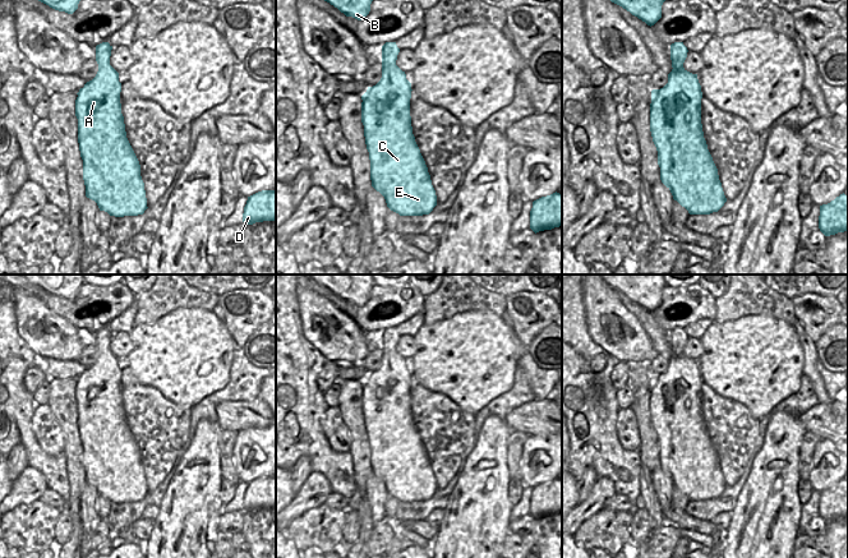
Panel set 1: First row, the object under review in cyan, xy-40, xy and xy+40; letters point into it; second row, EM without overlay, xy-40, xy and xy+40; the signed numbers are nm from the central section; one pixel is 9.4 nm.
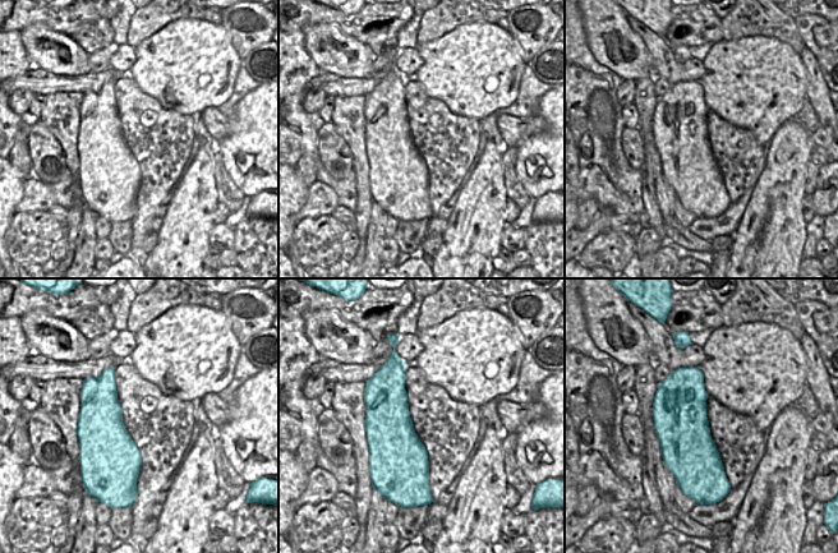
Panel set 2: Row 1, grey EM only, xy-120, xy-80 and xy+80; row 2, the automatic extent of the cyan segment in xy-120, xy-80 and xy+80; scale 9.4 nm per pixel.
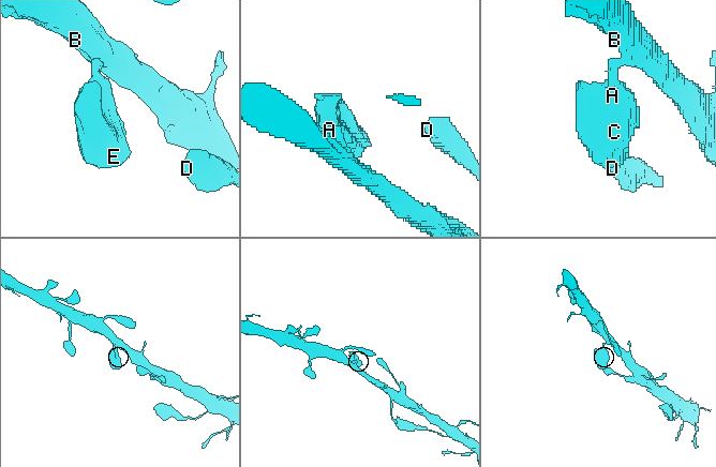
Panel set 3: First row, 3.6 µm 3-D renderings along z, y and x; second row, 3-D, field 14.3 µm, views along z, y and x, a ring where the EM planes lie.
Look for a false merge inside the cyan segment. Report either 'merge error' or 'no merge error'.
no merge error

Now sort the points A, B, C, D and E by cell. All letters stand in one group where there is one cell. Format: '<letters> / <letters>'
A B C D E

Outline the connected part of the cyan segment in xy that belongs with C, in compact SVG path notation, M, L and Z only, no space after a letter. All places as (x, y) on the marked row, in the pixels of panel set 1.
M386 42L382 46L382 78L373 86L368 87L361 96L361 123L364 125L364 137L370 160L372 186L379 192L387 203L387 207L400 216L423 216L429 215L437 206L435 190L432 185L430 175L420 149L415 142L410 116L411 83L406 79L405 72L397 65L400 49L396 42Z

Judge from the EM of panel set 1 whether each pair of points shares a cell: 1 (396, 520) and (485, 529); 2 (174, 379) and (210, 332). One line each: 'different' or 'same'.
1: different
2: same

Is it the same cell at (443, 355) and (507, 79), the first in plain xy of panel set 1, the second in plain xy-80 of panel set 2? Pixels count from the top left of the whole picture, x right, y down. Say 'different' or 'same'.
same

